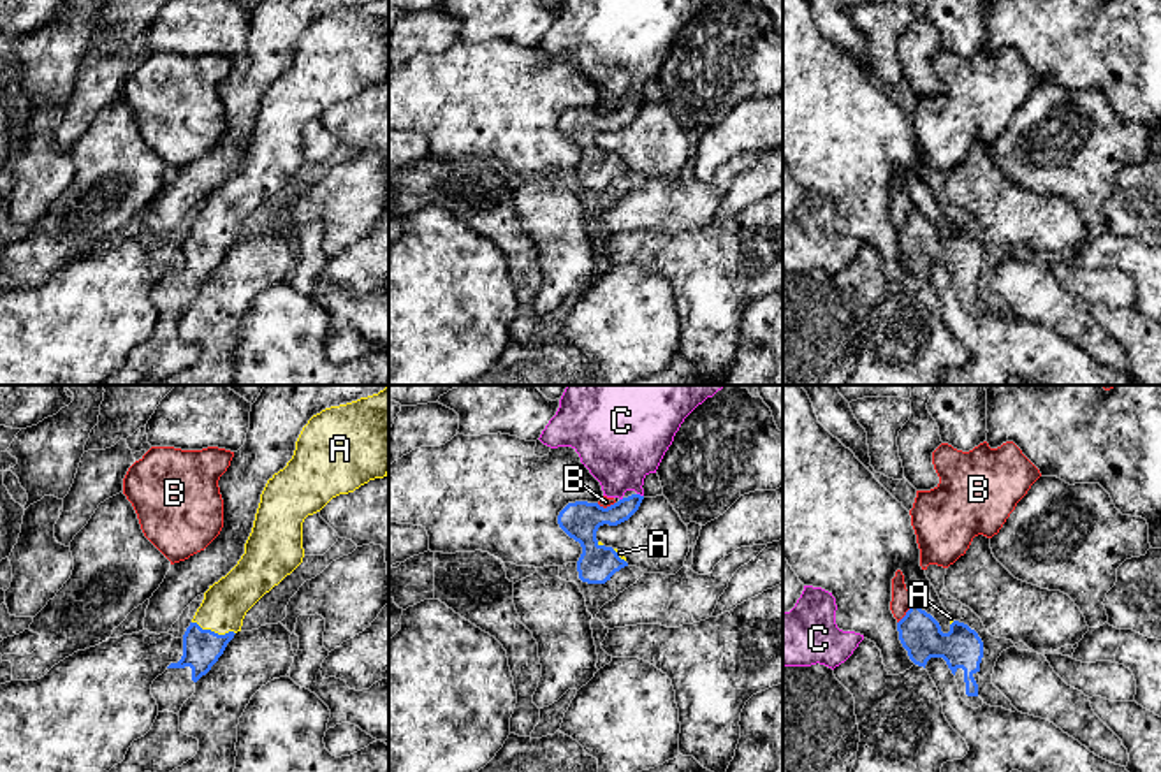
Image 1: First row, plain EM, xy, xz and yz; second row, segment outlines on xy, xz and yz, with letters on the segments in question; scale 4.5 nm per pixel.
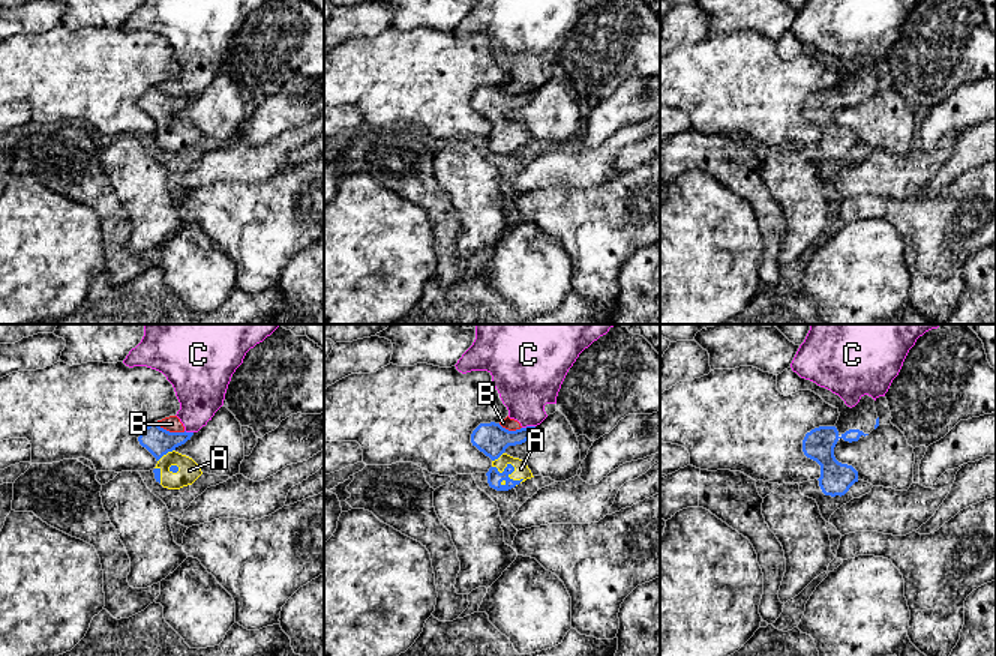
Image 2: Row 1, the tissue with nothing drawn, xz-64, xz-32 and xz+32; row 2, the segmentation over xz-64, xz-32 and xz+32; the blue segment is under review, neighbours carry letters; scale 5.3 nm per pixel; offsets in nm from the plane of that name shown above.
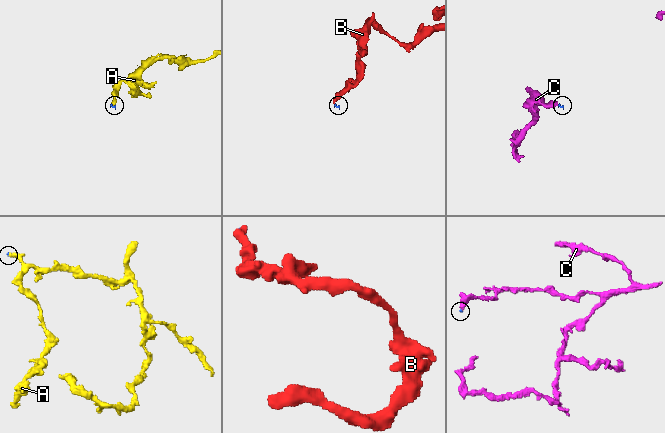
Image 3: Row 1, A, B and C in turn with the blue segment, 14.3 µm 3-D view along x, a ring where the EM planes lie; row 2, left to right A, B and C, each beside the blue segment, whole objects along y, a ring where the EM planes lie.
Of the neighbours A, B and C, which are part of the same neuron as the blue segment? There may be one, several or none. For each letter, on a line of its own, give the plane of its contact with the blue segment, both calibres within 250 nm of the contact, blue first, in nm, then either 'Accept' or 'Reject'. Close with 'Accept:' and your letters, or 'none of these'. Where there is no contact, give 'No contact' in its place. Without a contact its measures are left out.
A: Touches blue in xy. Thickness 180 nm (blue) against 200 nm. Accept
B: Touches blue in yz. Thickness 190 nm (blue) against 100 nm. Reject
C: Touches blue in xz. Thickness 130 nm (blue) against 380 nm. Reject
Accept: A

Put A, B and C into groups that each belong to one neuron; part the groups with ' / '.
A / B C

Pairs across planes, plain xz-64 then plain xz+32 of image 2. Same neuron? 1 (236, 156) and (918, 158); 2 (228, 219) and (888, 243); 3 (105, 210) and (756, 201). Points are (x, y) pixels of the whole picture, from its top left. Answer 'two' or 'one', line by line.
1: one
2: two
3: one

